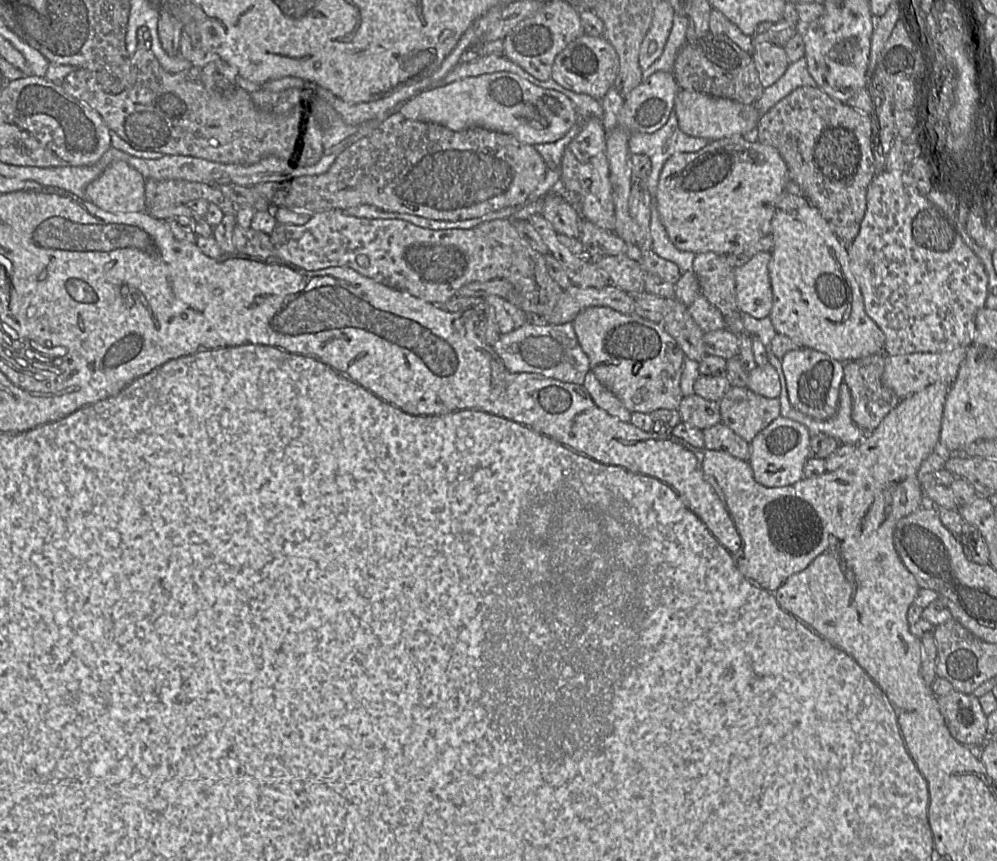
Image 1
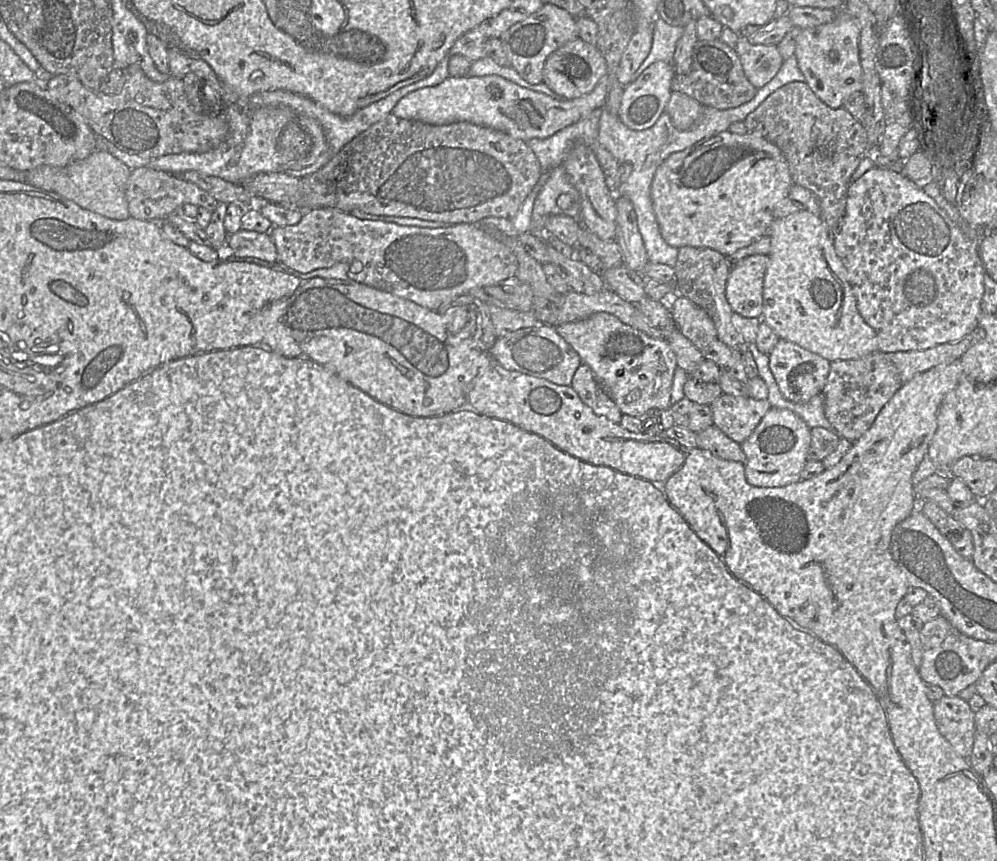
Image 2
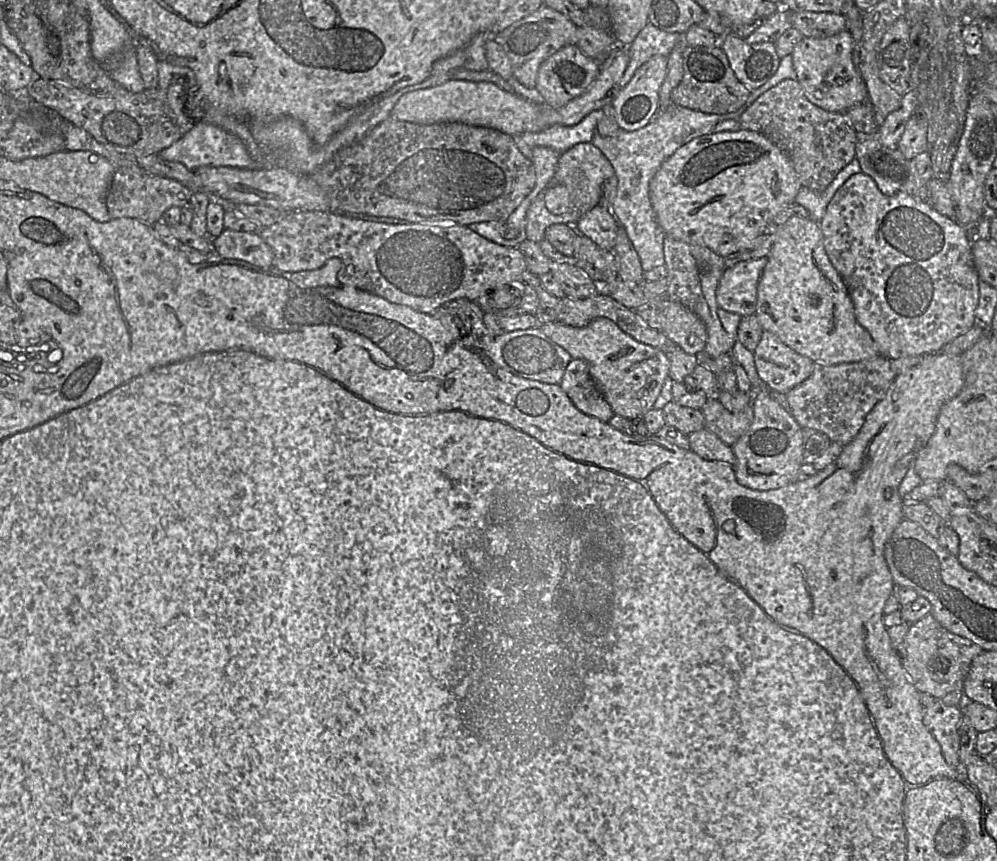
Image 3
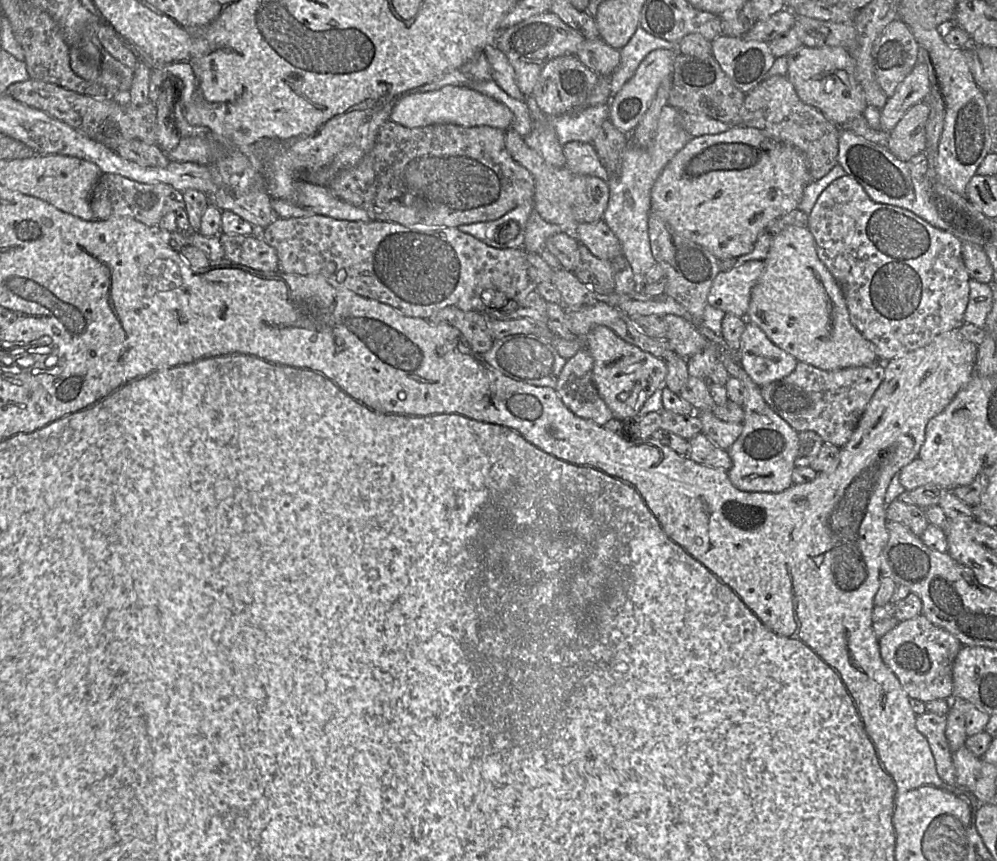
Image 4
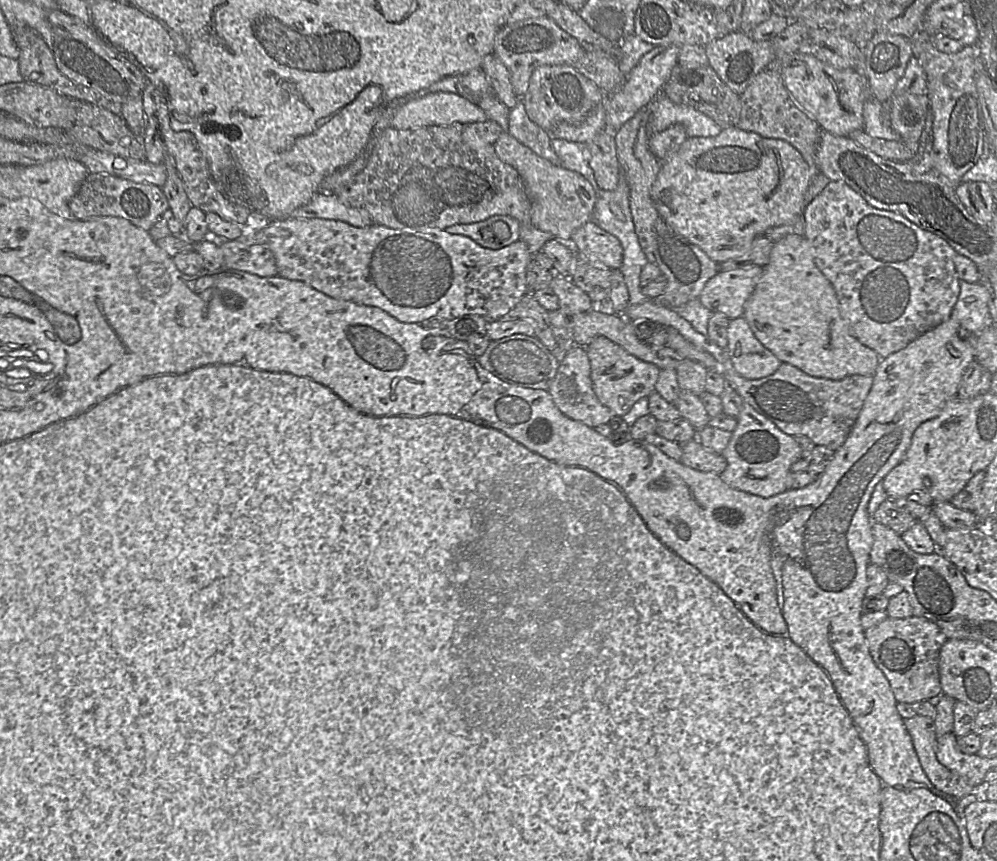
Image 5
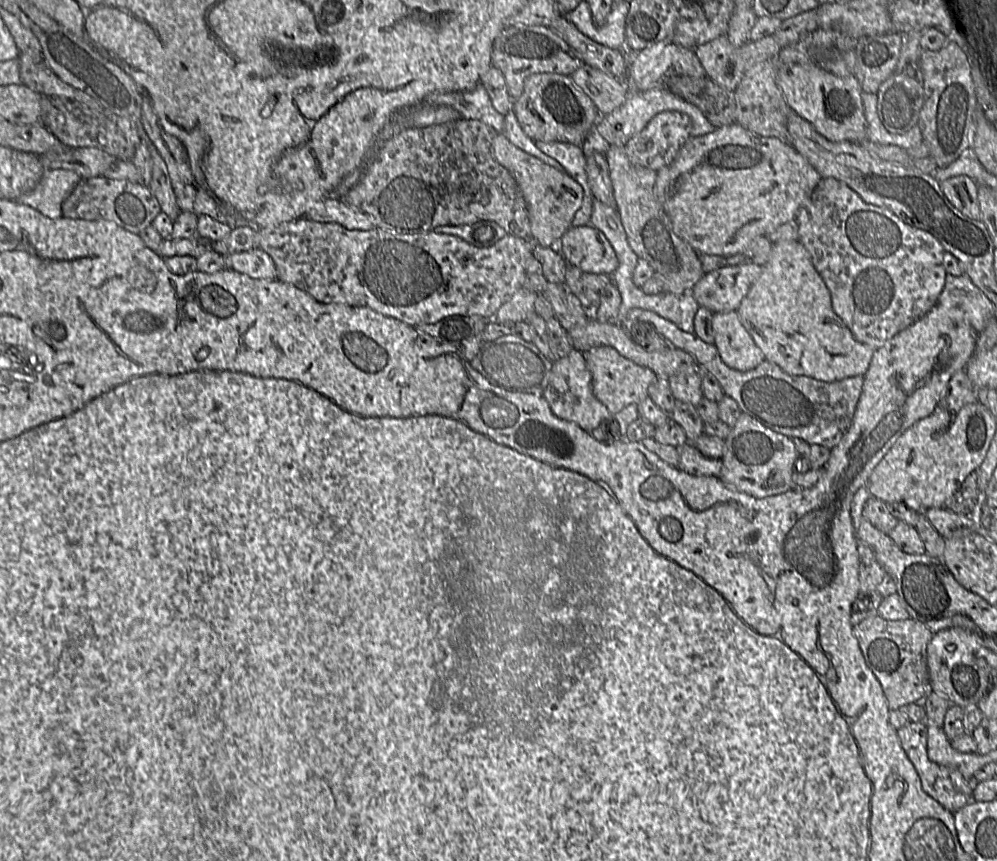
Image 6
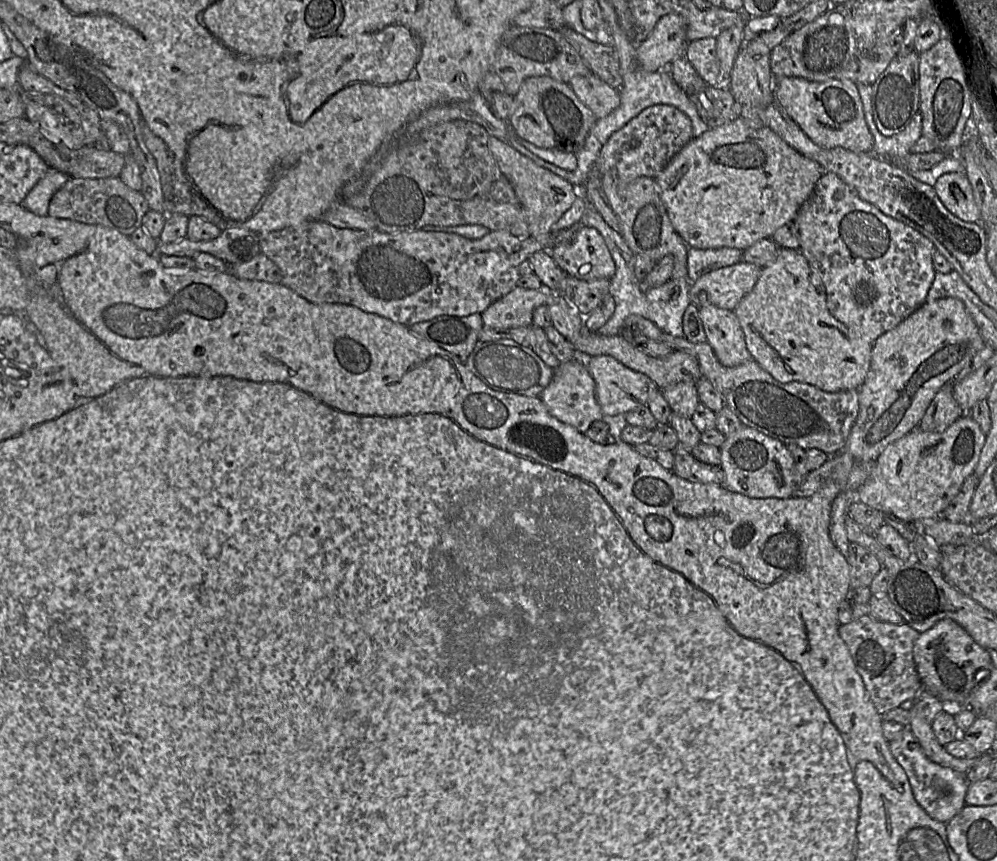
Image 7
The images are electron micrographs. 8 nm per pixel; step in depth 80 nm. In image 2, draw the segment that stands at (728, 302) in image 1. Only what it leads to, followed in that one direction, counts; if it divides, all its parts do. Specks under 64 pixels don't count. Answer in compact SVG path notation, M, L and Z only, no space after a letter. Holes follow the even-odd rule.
M684 246L678 248L674 270L673 290L676 295L689 299L707 312L715 325L718 340L733 349L743 347L743 339L731 322L733 310L726 299L726 284L731 270L727 257L710 248Z

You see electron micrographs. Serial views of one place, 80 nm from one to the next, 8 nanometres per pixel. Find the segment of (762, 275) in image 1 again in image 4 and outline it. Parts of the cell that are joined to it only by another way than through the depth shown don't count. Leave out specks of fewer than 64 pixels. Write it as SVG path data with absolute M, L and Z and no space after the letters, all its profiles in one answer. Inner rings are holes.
M751 261L728 271L721 271L714 279L708 295L708 305L739 318L746 319L751 292L763 273L765 261Z

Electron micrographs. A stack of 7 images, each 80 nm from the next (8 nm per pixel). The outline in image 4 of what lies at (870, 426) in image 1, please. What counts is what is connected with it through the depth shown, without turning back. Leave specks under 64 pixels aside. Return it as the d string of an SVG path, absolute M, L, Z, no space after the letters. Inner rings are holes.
M798 362L794 371L785 378L761 386L760 393L768 406L795 431L813 431L823 439L824 443L842 448L851 438L868 403L883 381L884 374L884 362L835 371L822 370L812 365Z

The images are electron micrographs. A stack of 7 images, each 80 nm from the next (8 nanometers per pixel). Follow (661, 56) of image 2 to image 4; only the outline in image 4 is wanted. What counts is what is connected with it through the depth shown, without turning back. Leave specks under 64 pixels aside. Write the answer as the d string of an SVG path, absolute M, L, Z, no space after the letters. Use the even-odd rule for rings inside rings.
M638 28L629 42L621 48L619 67L612 74L610 92L613 97L633 77L643 59L657 49L678 50L678 44L657 38Z

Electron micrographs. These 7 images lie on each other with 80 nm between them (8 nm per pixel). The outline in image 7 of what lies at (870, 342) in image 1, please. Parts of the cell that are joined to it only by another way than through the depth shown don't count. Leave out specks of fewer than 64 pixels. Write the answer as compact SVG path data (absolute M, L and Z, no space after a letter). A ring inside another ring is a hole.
M780 248L776 260L767 267L762 268L760 278L758 279L756 285L753 287L752 291L738 304L733 312L738 318L739 324L744 333L746 347L751 354L751 358L776 380L782 383L798 381L813 385L825 392L830 393L850 389L859 389L864 382L870 367L872 344L859 337L846 325L832 316L827 308L825 287L819 277L811 270L807 259L799 250Z

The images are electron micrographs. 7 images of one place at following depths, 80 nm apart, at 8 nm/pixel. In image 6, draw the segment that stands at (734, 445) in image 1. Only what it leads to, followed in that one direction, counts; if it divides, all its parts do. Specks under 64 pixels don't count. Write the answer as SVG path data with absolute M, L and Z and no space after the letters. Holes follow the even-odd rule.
M685 443L678 449L677 468L693 476L713 476L720 478L722 460L705 457L694 443Z

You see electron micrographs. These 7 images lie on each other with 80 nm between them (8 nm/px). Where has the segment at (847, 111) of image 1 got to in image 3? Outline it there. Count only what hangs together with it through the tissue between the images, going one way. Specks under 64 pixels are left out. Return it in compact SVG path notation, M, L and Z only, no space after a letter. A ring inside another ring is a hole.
M783 80L764 92L741 114L738 122L742 129L762 134L781 149L792 161L802 186L815 192L823 192L838 173L855 159L858 134L846 112L828 112L814 105L806 98L797 80Z

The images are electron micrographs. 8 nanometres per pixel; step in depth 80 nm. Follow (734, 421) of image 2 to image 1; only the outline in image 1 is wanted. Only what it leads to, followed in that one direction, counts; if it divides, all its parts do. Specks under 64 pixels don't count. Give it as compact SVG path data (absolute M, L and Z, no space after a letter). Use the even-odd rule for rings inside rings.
M730 386L719 401L721 422L737 435L751 442L753 438L773 420L781 415L778 398L764 397L747 387Z

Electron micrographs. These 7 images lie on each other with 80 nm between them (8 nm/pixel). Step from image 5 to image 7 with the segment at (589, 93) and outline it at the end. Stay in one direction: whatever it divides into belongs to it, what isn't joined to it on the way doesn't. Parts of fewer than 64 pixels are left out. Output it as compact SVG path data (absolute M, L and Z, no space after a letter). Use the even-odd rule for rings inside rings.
M537 76L527 78L513 97L513 113L507 123L520 140L542 149L576 155L583 148L596 120L569 84L548 76Z

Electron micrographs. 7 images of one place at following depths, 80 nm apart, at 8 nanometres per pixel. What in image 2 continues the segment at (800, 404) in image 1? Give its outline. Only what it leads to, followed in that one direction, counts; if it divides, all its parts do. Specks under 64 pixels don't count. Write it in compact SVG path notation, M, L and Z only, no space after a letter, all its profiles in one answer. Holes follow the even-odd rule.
M782 339L768 356L769 369L784 398L796 403L806 403L821 394L827 381L831 362L795 343Z

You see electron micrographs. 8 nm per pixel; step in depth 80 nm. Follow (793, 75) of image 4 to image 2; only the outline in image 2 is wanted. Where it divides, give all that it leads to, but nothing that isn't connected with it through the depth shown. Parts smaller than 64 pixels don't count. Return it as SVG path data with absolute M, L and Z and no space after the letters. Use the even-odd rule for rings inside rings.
M845 6L836 10L836 18L827 24L801 29L794 56L815 95L833 109L843 107L853 95L862 93L863 70L859 57L860 29Z

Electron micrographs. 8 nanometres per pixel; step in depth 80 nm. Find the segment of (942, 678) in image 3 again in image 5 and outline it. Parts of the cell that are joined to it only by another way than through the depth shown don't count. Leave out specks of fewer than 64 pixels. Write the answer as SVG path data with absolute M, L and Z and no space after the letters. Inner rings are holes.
M916 616L887 618L865 630L865 638L871 657L889 681L897 703L936 702L944 695L938 664L941 647L948 638L935 623Z

